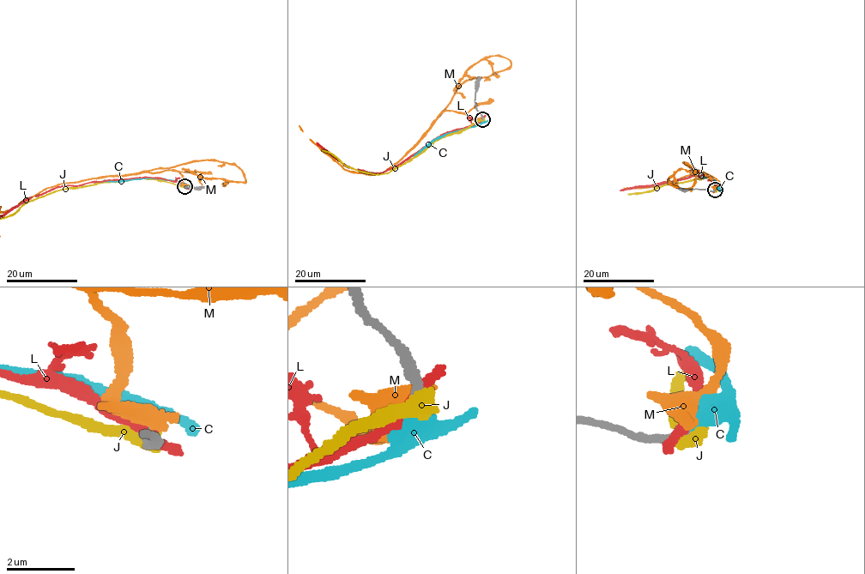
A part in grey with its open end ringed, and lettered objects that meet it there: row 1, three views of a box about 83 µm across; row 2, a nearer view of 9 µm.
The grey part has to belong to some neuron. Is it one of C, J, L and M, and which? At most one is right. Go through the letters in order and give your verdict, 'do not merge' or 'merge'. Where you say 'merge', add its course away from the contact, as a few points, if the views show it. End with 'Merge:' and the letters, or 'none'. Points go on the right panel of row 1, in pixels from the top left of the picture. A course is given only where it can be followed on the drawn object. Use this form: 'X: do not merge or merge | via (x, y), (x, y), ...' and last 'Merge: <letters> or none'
C: merge | via (716, 190), (718, 184), (704, 175)
J: do not merge
L: do not merge
M: do not merge
Merge: C

